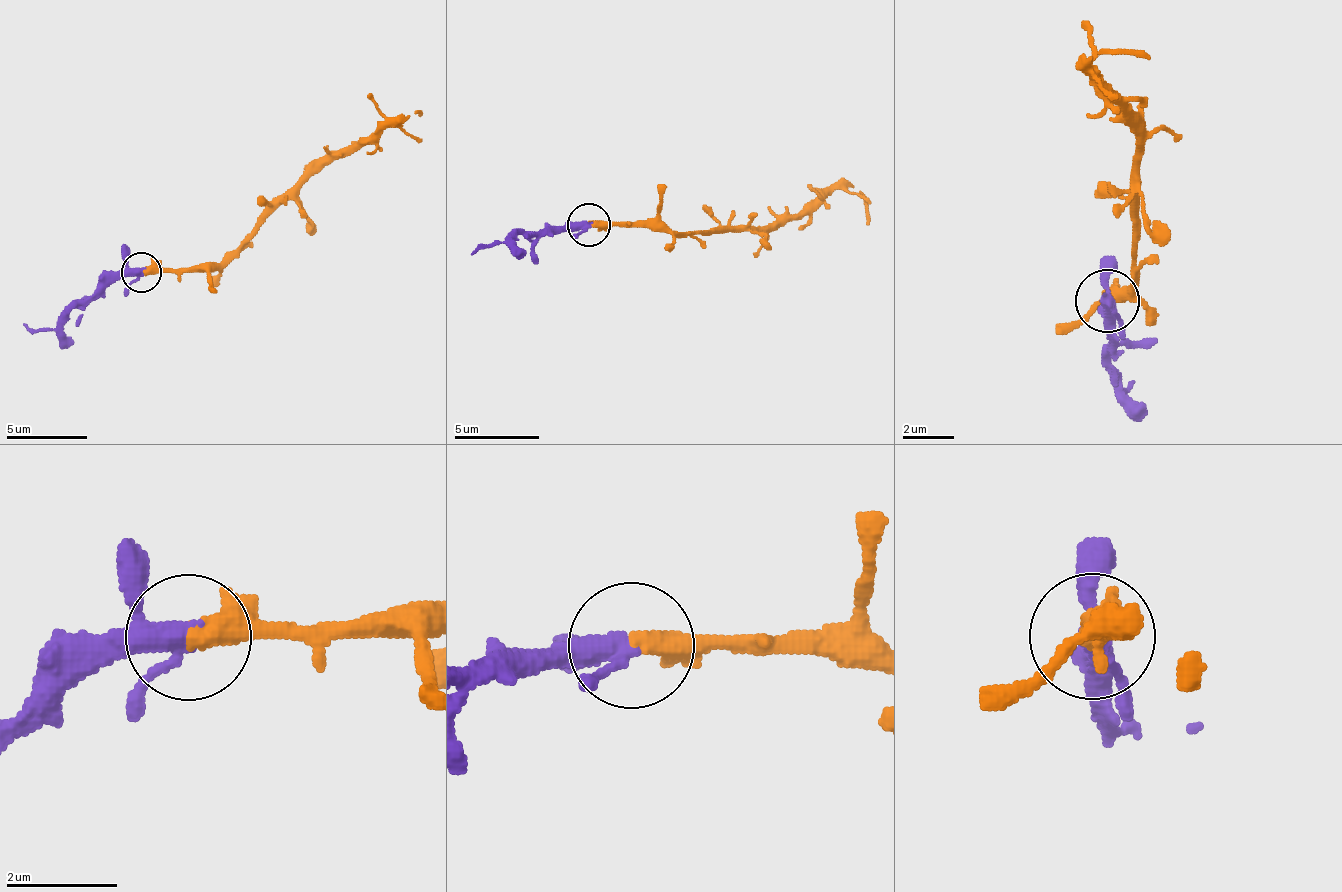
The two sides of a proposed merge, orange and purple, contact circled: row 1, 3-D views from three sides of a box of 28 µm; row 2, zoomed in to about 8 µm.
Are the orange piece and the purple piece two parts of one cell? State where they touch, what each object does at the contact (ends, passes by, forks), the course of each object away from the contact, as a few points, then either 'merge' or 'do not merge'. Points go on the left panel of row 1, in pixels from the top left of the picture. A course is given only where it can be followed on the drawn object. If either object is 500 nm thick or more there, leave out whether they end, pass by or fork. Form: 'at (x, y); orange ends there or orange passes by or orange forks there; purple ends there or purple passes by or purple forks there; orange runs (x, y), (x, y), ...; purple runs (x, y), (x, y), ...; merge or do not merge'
at (141, 272); orange ends there; purple forks there; orange runs (140, 271), (213, 271), (320, 170), (366, 146), (388, 126), (408, 114), (419, 114), (421, 118); purple runs (140, 271), (112, 275), (51, 327), (30, 331), (22, 323); merge

